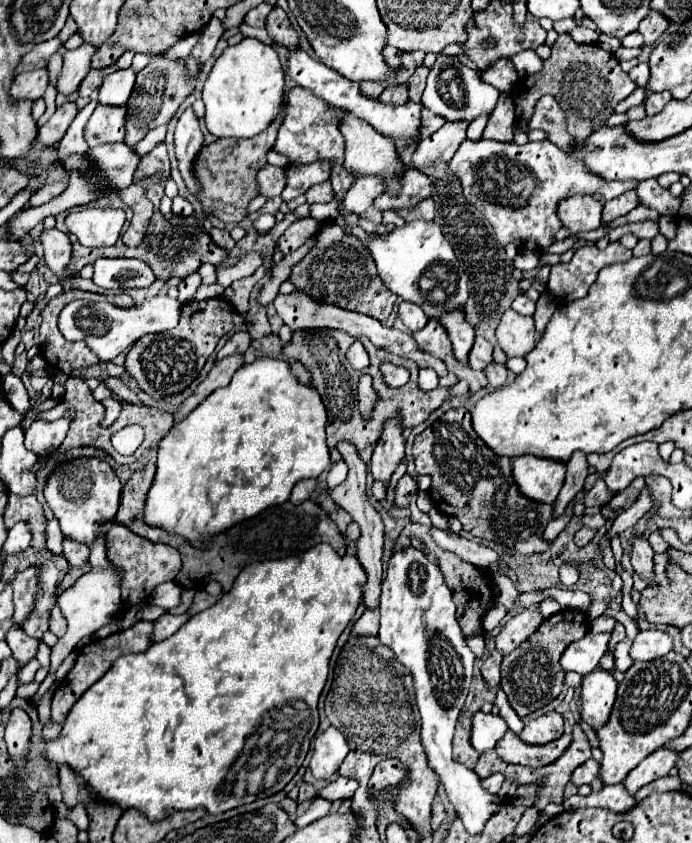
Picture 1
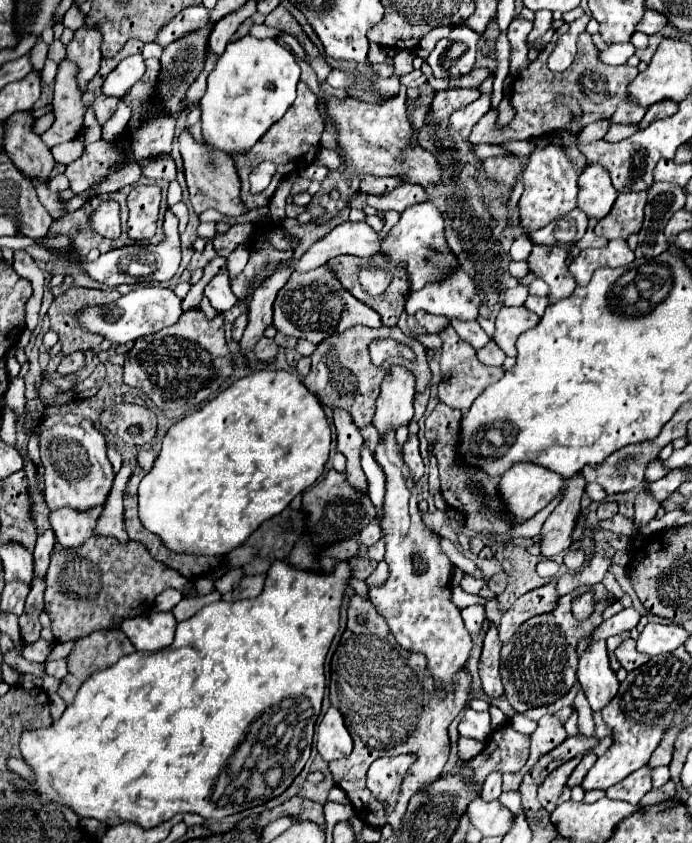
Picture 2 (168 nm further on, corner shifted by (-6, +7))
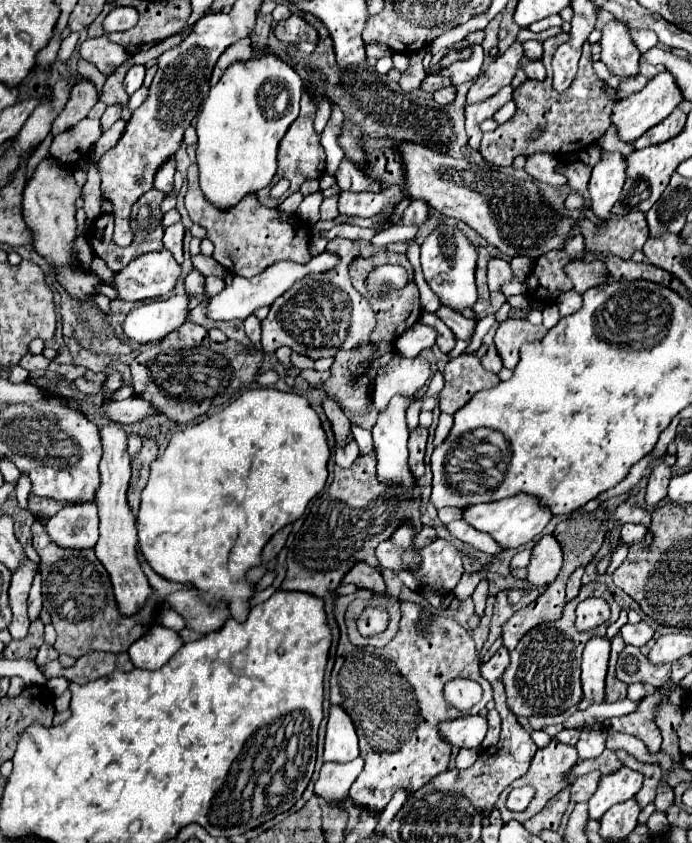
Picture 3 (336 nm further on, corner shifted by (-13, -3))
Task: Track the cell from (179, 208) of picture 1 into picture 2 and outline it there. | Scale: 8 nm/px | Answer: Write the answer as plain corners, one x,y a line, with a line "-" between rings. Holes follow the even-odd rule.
180,201
180,203
172,205
170,211
178,217
178,229
180,229
180,235
182,235
184,229
186,229
186,223
188,223
188,209
186,209
186,205

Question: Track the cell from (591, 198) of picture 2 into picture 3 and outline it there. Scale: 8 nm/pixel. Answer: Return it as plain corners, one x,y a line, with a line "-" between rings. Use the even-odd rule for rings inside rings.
603,151
601,161
593,167
591,173
591,181
589,181
589,201
591,201
591,209
595,211
595,215
603,221
607,221
611,217
611,209
613,205
619,201
621,189
625,183
625,159
619,153
609,153

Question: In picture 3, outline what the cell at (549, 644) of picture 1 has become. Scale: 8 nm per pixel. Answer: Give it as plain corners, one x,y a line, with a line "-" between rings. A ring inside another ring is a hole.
591,581
581,587
581,593
573,601
565,605
563,617
559,621
543,623
539,627
533,627
527,635
523,635
519,645
511,651
511,665
503,673
509,709
517,717
531,717
531,715
559,715
569,707
577,705
583,699
581,679
579,679
579,663
581,663
583,647
595,635
605,637
607,627
619,619
619,611
621,607
615,603
607,585
-
587,597
603,597
611,605
611,619
591,631
579,633
575,629
575,607
579,601

